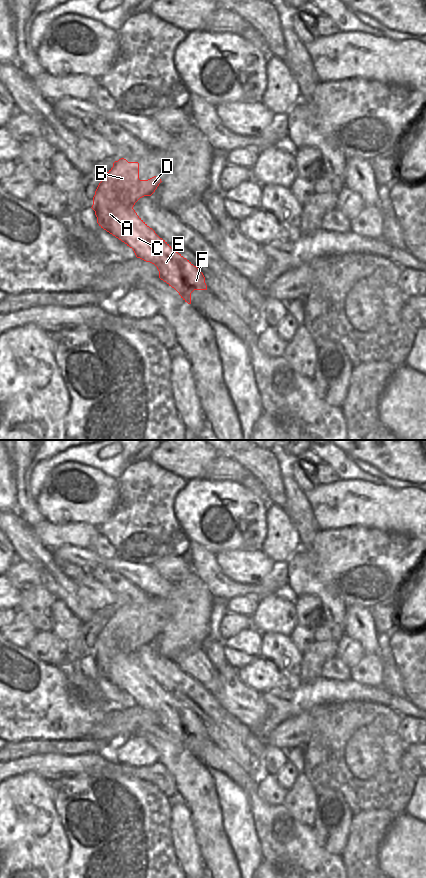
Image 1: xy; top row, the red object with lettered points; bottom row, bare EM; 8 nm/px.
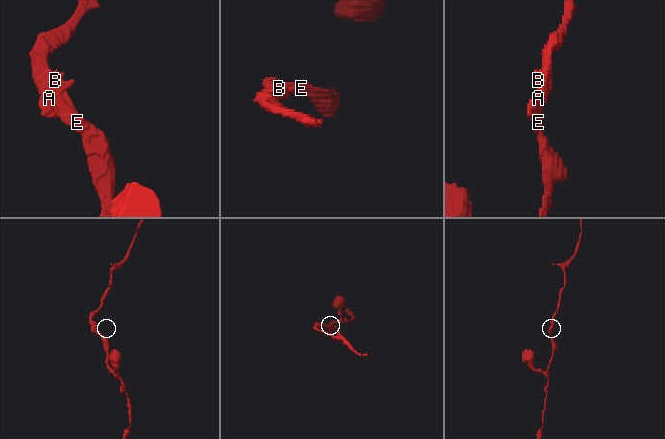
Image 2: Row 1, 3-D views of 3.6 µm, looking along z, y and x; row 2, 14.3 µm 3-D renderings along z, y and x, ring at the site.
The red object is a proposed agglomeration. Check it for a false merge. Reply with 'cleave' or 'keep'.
keep

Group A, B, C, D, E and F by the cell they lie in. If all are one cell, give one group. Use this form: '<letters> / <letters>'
A B C D E F

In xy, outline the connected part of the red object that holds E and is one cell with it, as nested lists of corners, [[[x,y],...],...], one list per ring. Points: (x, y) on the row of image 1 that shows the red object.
[[[121,158],[113,163],[113,167],[99,183],[91,208],[95,211],[101,228],[132,248],[137,258],[154,264],[159,271],[159,278],[174,288],[185,302],[191,304],[191,293],[194,290],[207,290],[203,273],[160,238],[133,209],[140,198],[151,196],[161,182],[156,176],[140,180],[139,163]]]

